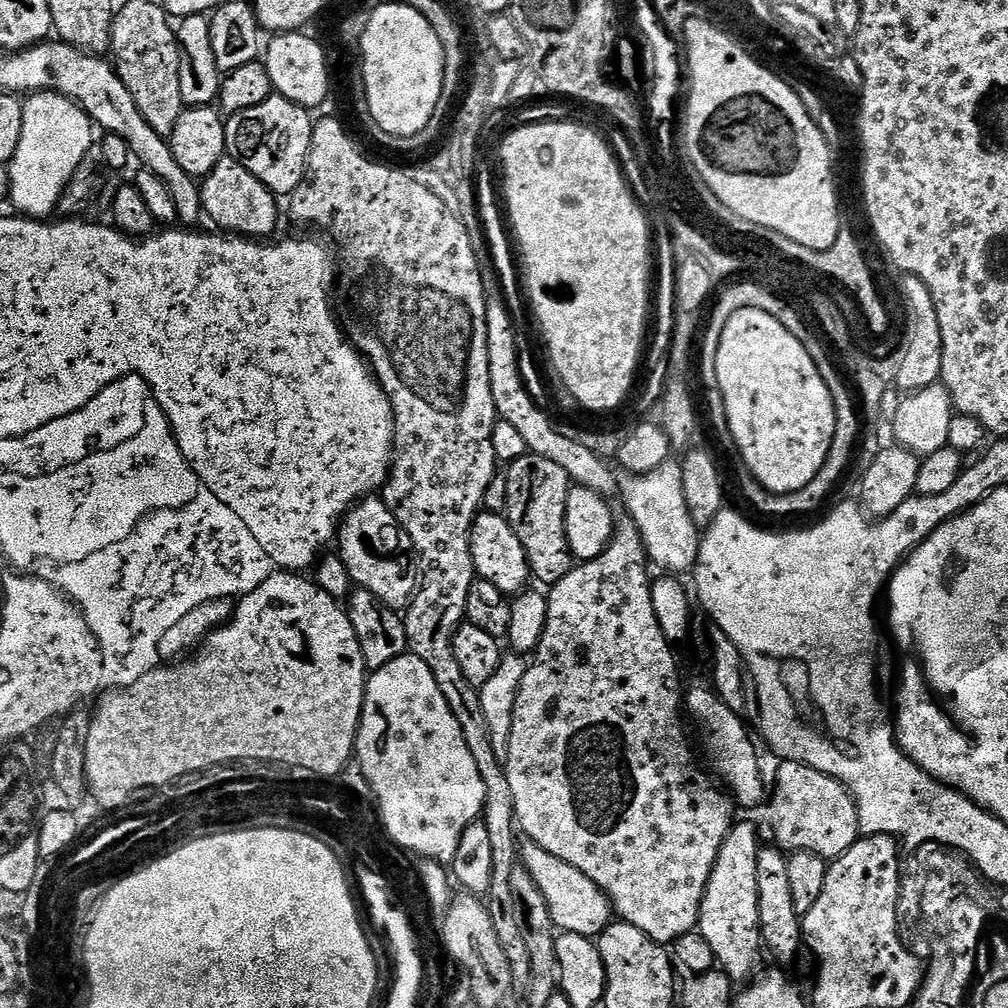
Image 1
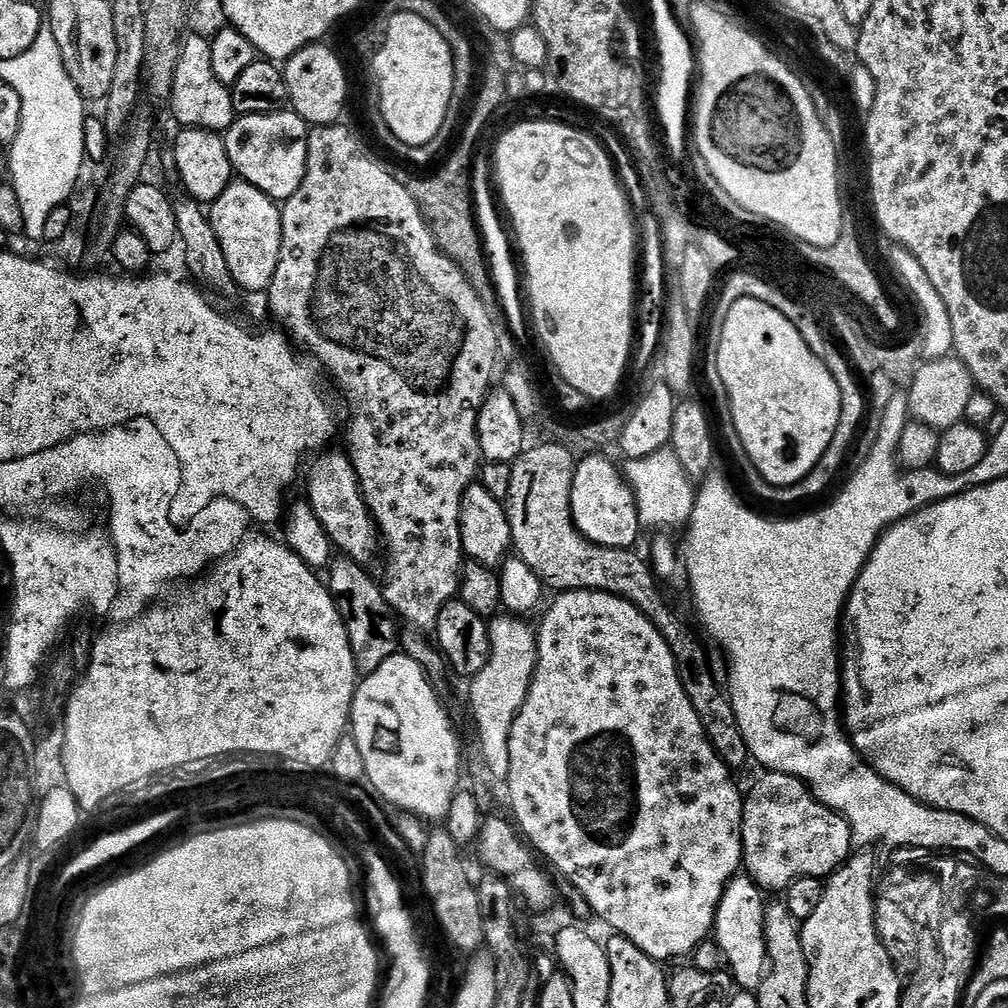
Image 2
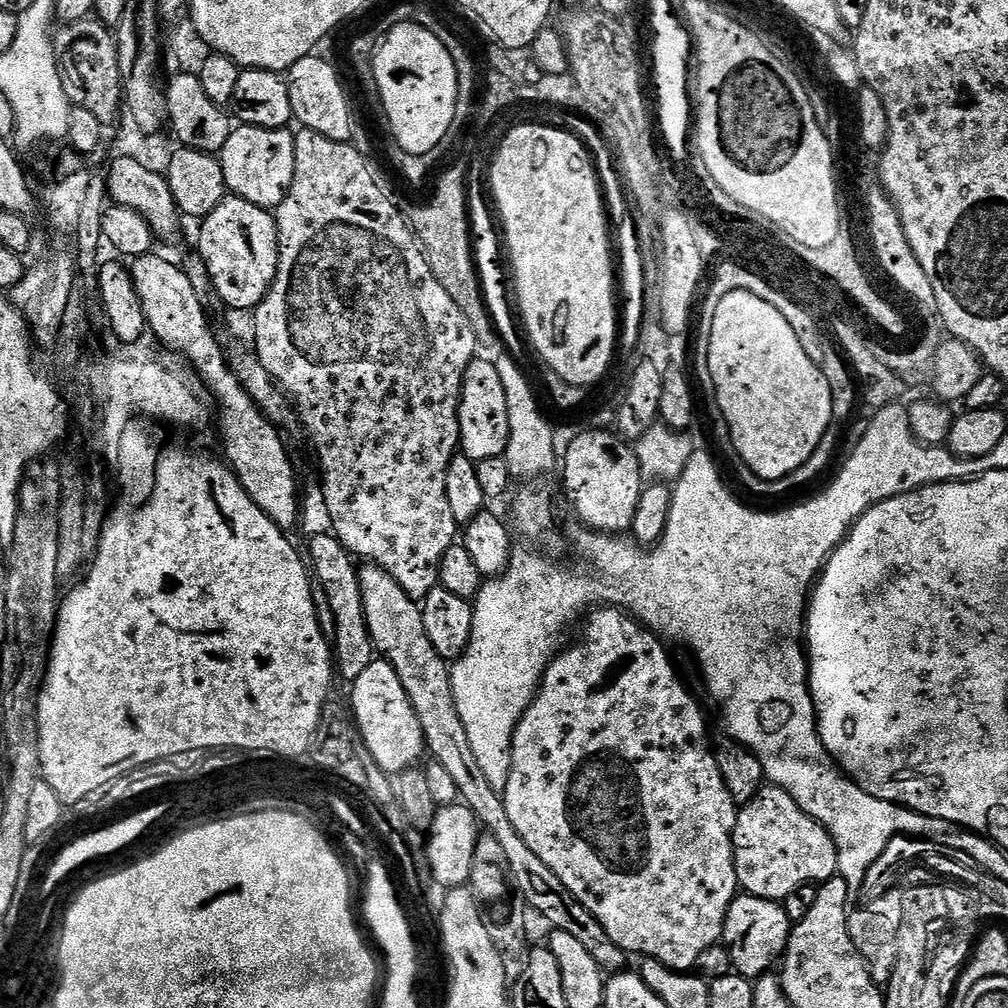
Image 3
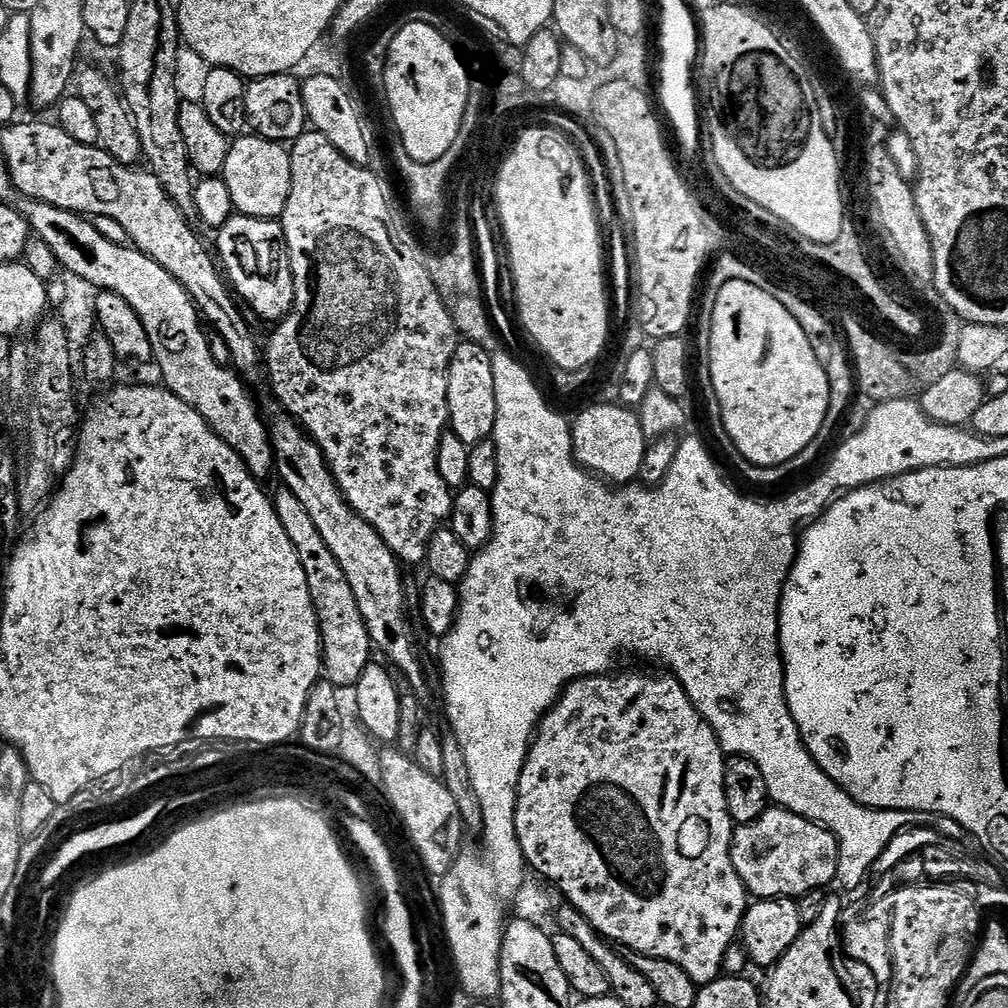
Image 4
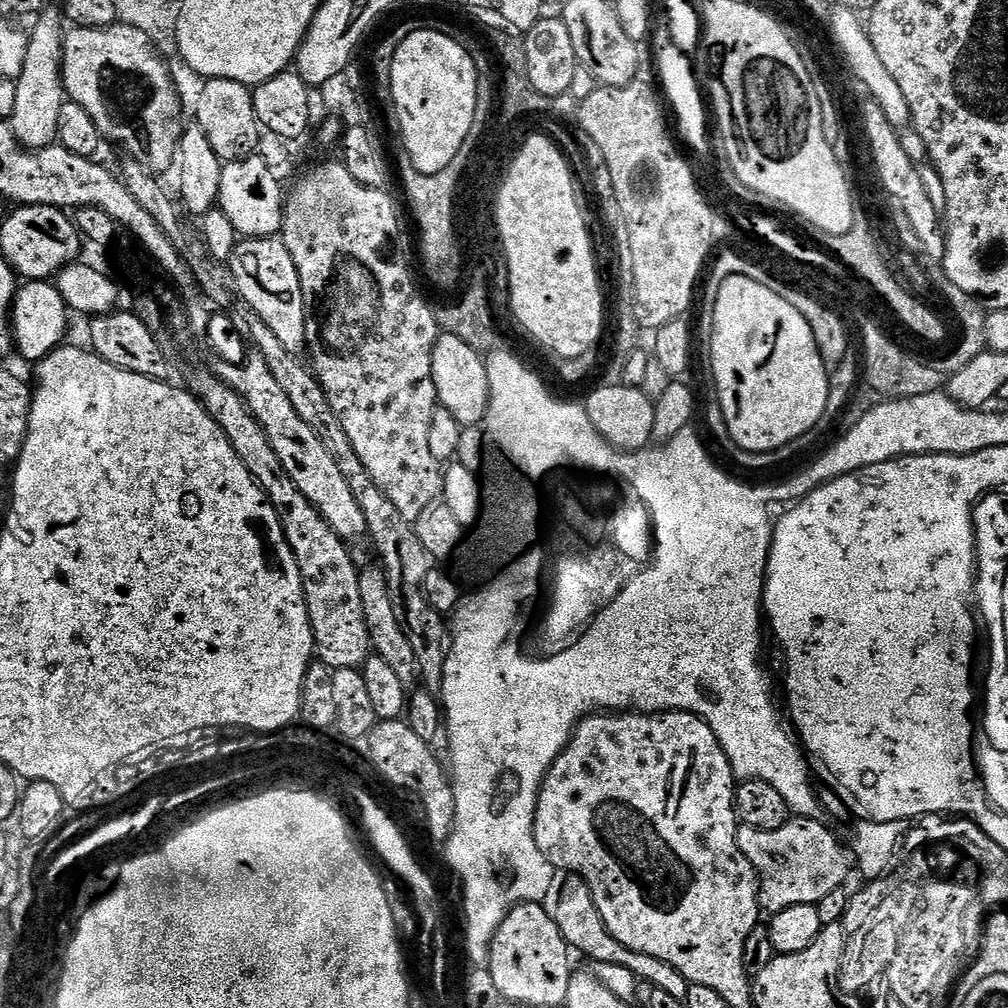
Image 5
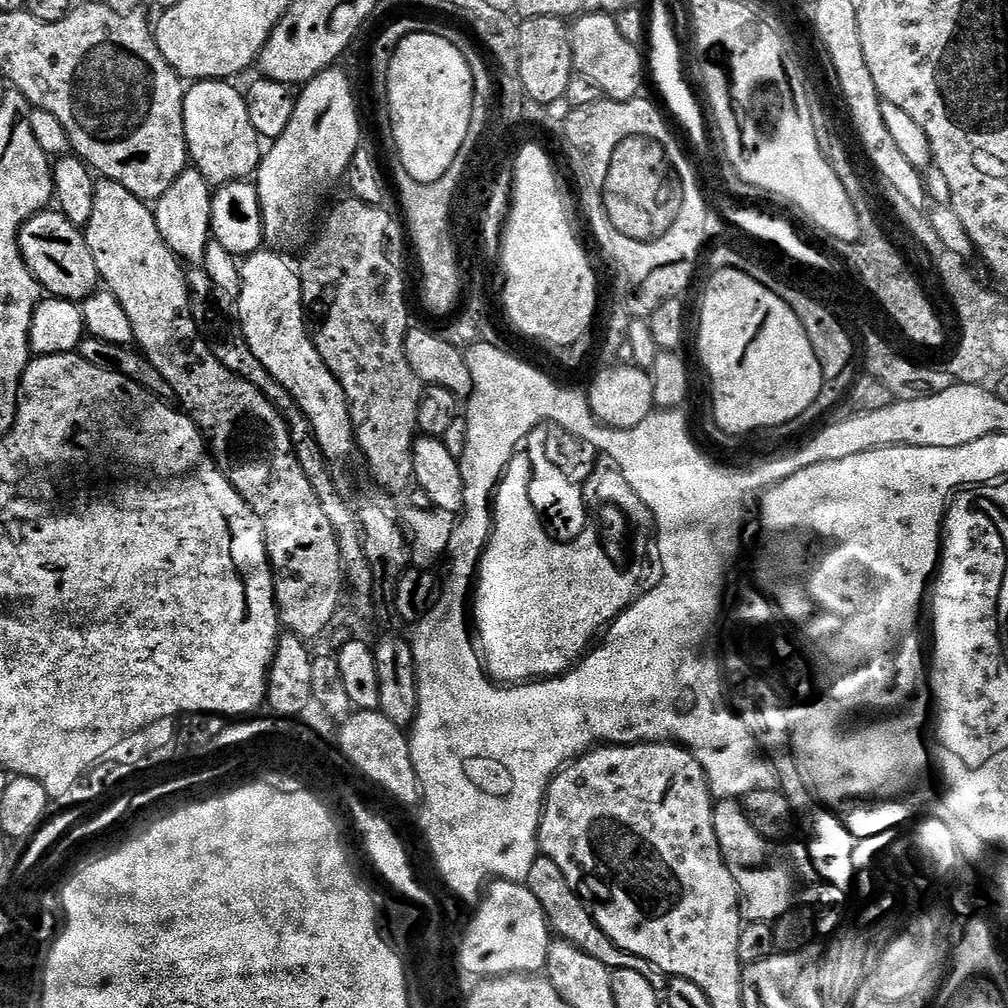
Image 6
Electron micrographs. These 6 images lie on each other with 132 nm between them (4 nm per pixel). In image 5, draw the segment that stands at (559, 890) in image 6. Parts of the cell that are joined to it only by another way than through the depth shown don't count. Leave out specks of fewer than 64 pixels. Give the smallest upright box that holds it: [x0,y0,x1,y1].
[554,904,690,1001]

